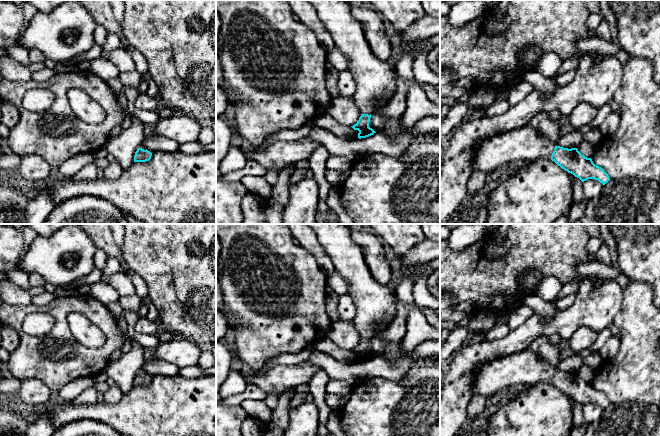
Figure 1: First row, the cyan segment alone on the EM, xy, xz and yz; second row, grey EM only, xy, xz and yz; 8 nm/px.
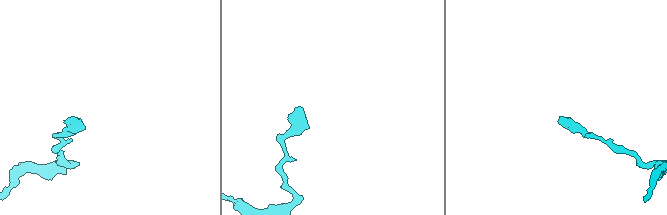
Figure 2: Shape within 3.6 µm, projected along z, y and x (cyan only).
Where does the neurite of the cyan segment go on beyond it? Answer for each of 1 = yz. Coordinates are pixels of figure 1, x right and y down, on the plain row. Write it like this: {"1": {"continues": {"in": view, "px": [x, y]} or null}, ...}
{"1": {"continues": {"in": "yz", "px": [523, 368]}}}

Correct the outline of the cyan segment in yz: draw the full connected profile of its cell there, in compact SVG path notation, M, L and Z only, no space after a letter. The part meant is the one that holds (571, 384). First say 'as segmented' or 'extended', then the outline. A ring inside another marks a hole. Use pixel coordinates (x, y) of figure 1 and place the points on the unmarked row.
extended; M528 349L476 368L473 395L489 399L504 388L508 389L513 385L523 387L539 382L551 383L582 406L595 403L605 409L610 404L601 391L595 389L591 382L582 379L577 372L555 370L548 361Z

